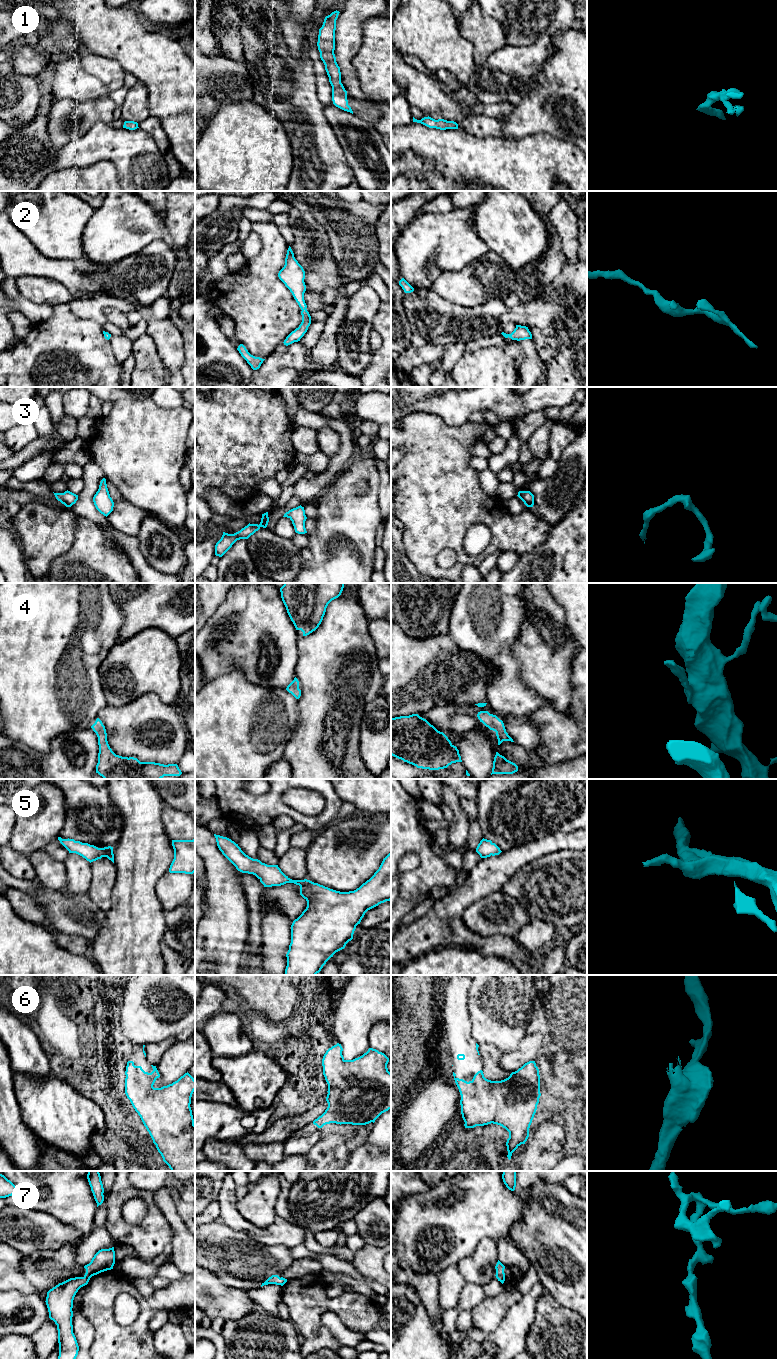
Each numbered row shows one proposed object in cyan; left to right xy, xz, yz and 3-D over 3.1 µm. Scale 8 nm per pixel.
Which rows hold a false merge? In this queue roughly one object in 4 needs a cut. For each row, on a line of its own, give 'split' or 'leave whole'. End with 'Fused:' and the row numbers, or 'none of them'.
1: leave whole
2: leave whole
3: leave whole
4: leave whole
5: leave whole
6: leave whole
7: leave whole
Fused: none of them

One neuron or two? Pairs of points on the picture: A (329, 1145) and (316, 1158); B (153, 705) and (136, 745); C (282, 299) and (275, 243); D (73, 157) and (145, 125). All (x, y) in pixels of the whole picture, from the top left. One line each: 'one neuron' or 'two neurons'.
A: one neuron
B: one neuron
C: one neuron
D: two neurons

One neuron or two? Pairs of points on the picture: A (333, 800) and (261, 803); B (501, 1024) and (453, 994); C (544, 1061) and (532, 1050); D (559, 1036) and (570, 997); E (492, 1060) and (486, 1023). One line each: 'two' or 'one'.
A: one
B: two
C: two
D: one
E: two

